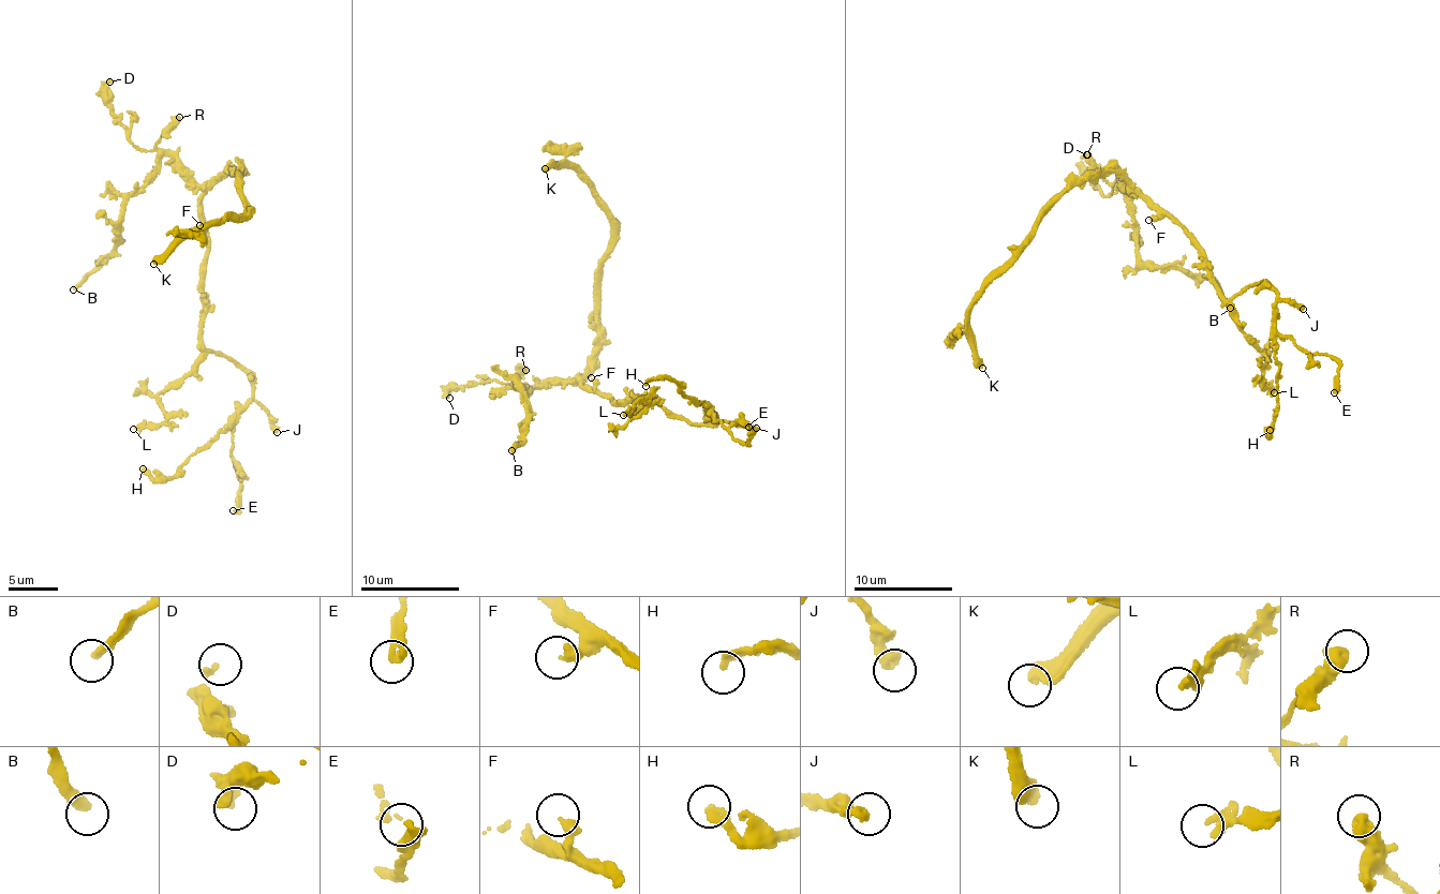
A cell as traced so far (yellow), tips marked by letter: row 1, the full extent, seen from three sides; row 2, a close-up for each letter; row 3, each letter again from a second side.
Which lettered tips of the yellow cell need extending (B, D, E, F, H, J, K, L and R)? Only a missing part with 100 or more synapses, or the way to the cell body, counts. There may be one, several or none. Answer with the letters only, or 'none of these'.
B, K

